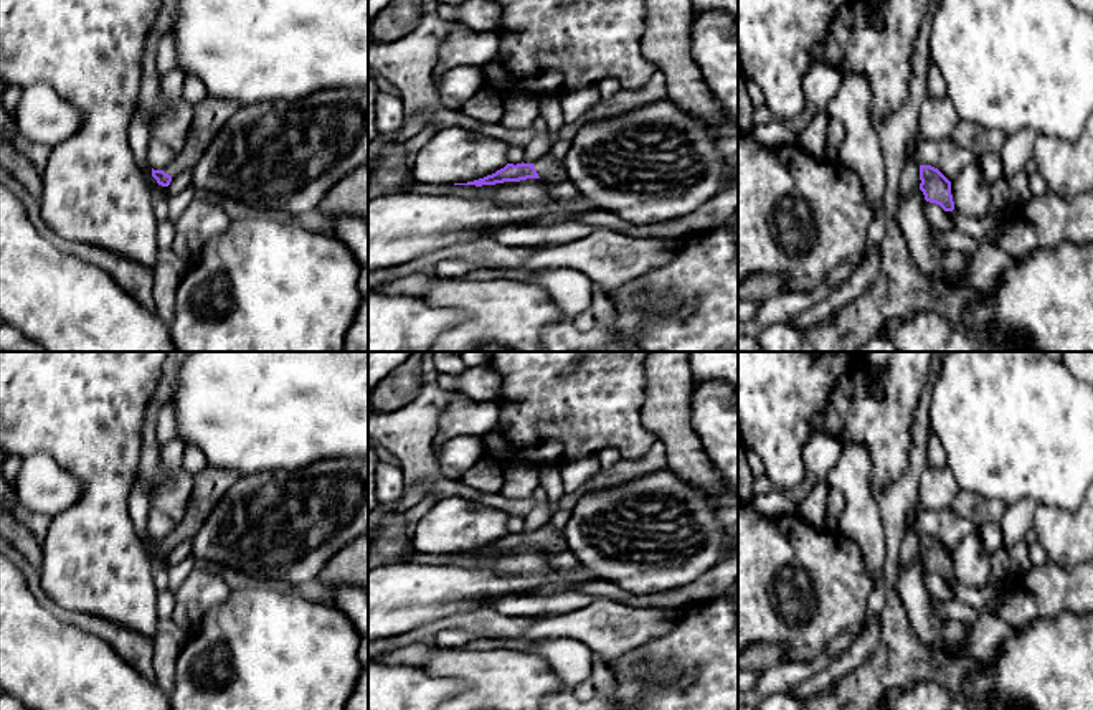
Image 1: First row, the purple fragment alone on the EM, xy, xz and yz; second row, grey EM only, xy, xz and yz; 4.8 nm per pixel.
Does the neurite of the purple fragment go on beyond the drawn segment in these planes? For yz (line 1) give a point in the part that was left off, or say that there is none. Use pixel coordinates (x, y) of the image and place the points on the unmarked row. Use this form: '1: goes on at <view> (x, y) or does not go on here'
1: does not go on here

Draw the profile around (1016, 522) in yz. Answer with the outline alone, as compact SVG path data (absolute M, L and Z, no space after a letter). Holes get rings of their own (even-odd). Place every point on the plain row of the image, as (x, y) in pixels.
M1030 499L1007 505L999 527L1004 533L1005 547L1010 550L1015 543L1027 540L1032 530L1037 504Z

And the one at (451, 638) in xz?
M446 629L434 636L436 647L461 647L462 644L474 641L472 634L459 629Z

